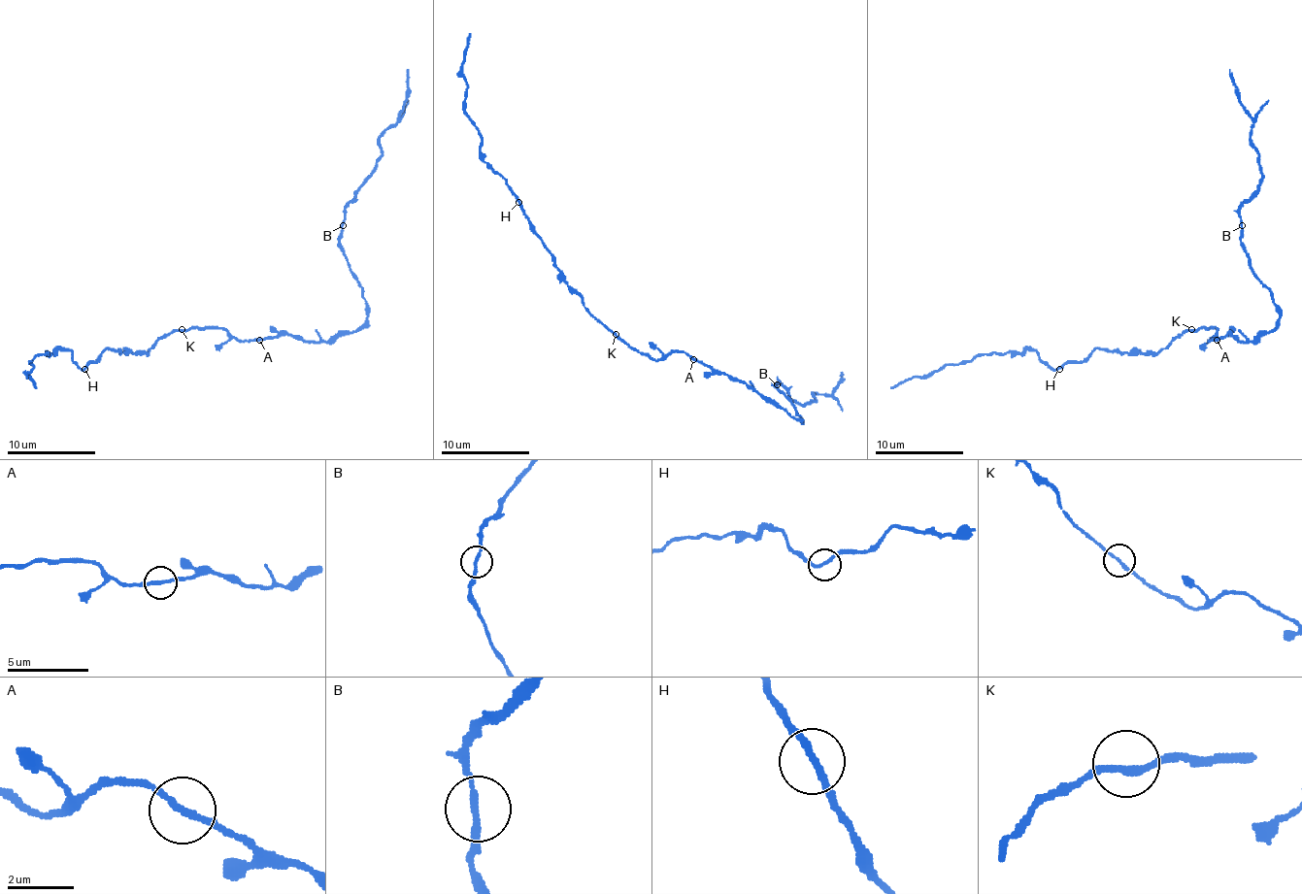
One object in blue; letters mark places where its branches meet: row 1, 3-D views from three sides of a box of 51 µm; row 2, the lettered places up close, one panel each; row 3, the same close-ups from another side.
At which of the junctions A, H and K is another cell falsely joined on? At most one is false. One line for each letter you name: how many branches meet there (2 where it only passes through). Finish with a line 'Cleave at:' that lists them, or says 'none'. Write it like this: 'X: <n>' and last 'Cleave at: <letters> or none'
A: 2
Cleave at: A

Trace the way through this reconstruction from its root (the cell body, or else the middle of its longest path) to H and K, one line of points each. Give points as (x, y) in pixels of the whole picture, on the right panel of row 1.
H: (1209, 340), (1216, 329), (1189, 329), (1156, 353), (1094, 348), (1084, 360), (1068, 362), (1059, 369)
K: (1209, 340), (1216, 329), (1191, 329)

